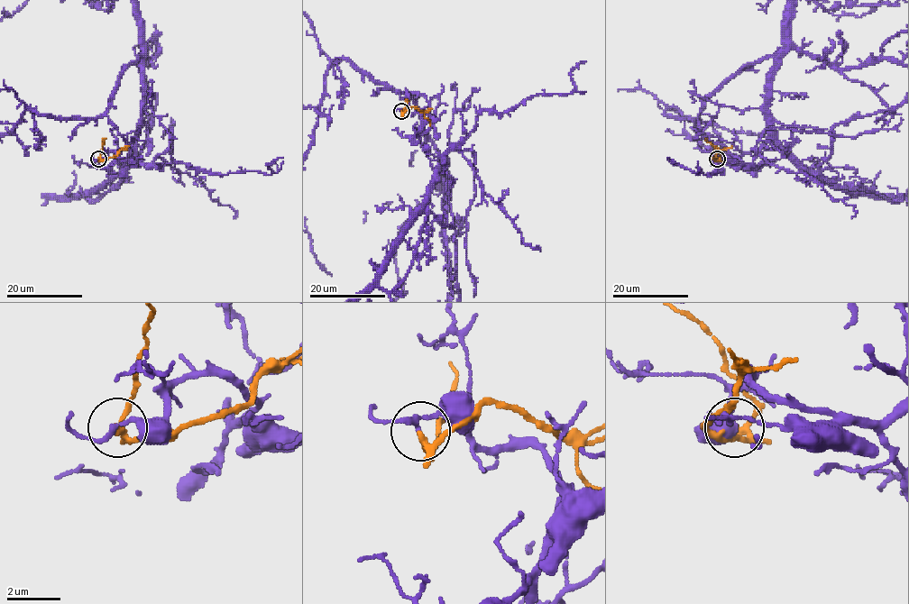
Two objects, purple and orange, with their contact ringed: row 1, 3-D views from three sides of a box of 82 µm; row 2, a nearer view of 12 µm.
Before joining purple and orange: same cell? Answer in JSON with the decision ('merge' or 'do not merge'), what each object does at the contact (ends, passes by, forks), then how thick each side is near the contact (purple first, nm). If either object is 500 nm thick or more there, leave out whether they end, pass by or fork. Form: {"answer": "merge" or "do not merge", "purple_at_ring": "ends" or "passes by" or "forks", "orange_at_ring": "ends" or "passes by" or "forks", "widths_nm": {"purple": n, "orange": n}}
{"answer": "do not merge", "purple_at_ring": "passes by", "orange_at_ring": "forks", "widths_nm": {"purple": 170, "orange": 150}}

